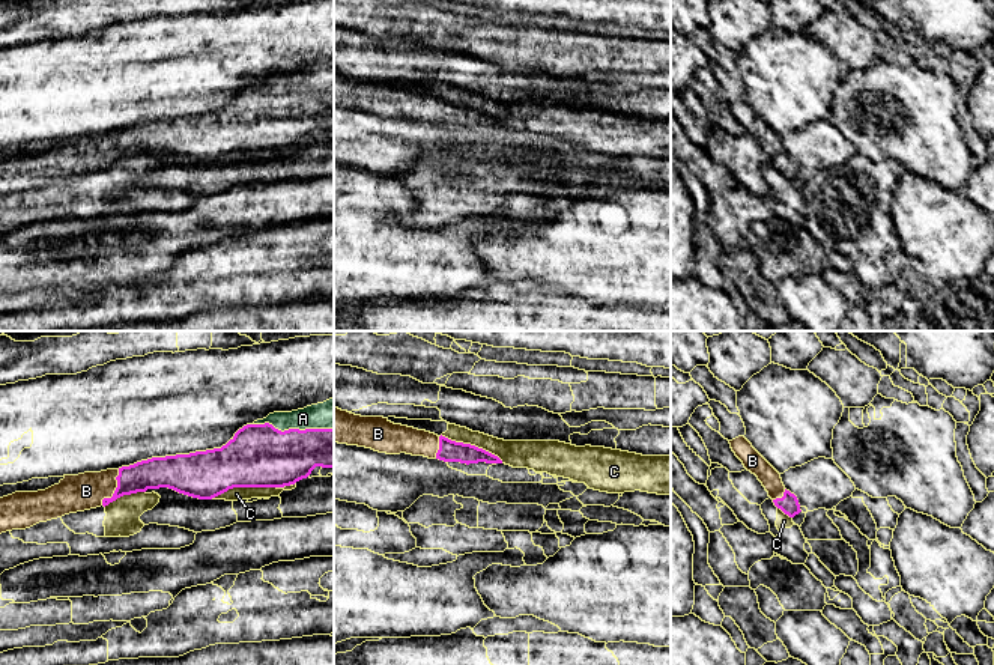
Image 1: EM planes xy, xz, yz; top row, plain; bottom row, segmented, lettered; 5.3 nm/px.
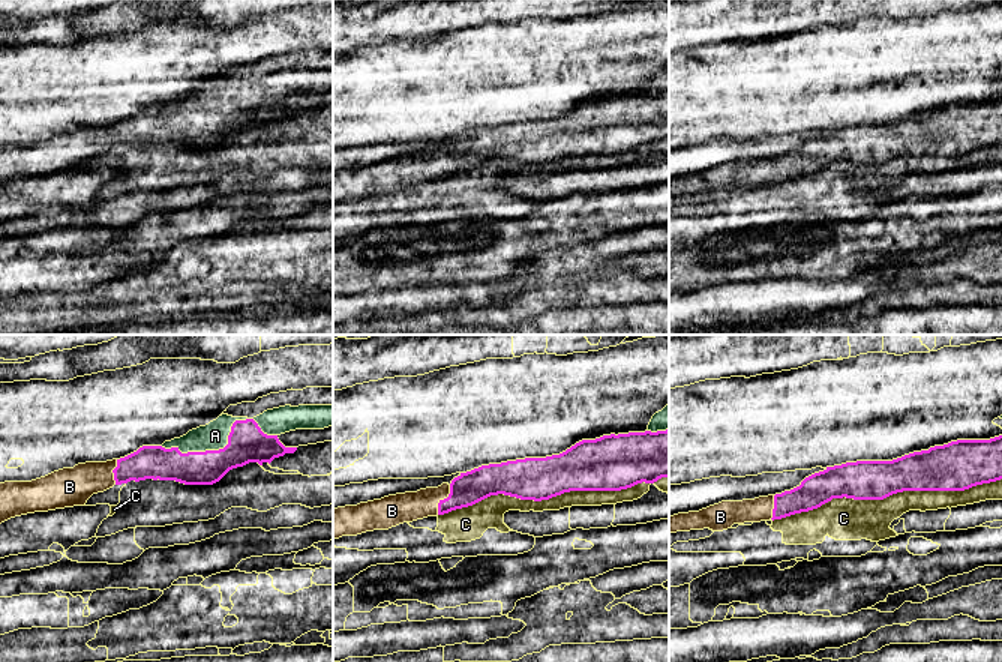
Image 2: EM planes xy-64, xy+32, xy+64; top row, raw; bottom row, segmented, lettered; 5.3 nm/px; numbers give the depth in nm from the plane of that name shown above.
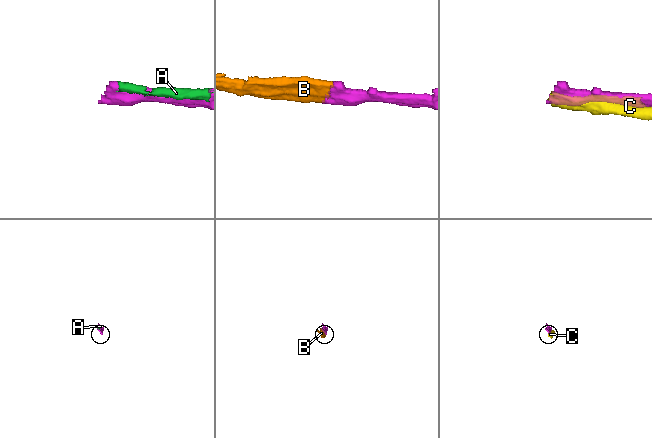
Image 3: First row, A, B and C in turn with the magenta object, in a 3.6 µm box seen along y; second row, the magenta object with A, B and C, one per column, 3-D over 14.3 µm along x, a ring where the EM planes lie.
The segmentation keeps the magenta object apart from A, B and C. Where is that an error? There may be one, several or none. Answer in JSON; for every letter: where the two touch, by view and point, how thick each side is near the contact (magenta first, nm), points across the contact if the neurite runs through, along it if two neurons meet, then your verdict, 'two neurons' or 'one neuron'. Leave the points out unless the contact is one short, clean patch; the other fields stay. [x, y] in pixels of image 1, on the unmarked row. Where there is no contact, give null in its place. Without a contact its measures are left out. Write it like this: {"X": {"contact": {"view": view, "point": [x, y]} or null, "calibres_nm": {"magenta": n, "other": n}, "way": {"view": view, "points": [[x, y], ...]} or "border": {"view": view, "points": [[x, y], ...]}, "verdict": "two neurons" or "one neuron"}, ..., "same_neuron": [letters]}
{"A": {"contact": {"view": "xy", "point": [293, 92]}, "calibres_nm": {"magenta": 340, "other": 160}, "verdict": "one neuron"}, "B": {"contact": {"view": "xy", "point": [116, 152]}, "calibres_nm": {"magenta": 170, "other": 190}, "verdict": "one neuron"}, "C": {"contact": {"view": "xy", "point": [242, 149]}, "calibres_nm": {"magenta": 340, "other": 80}, "verdict": "two neurons"}, "same_neuron": ["A", "B"]}

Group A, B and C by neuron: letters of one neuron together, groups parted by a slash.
A B / C

